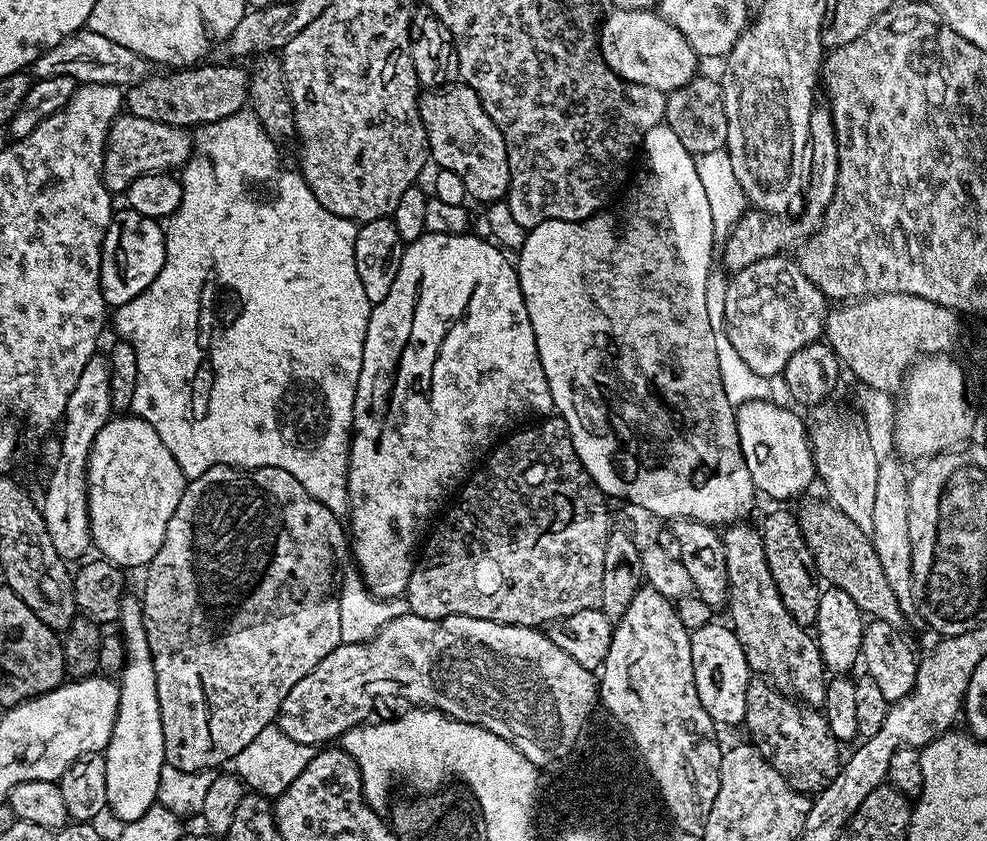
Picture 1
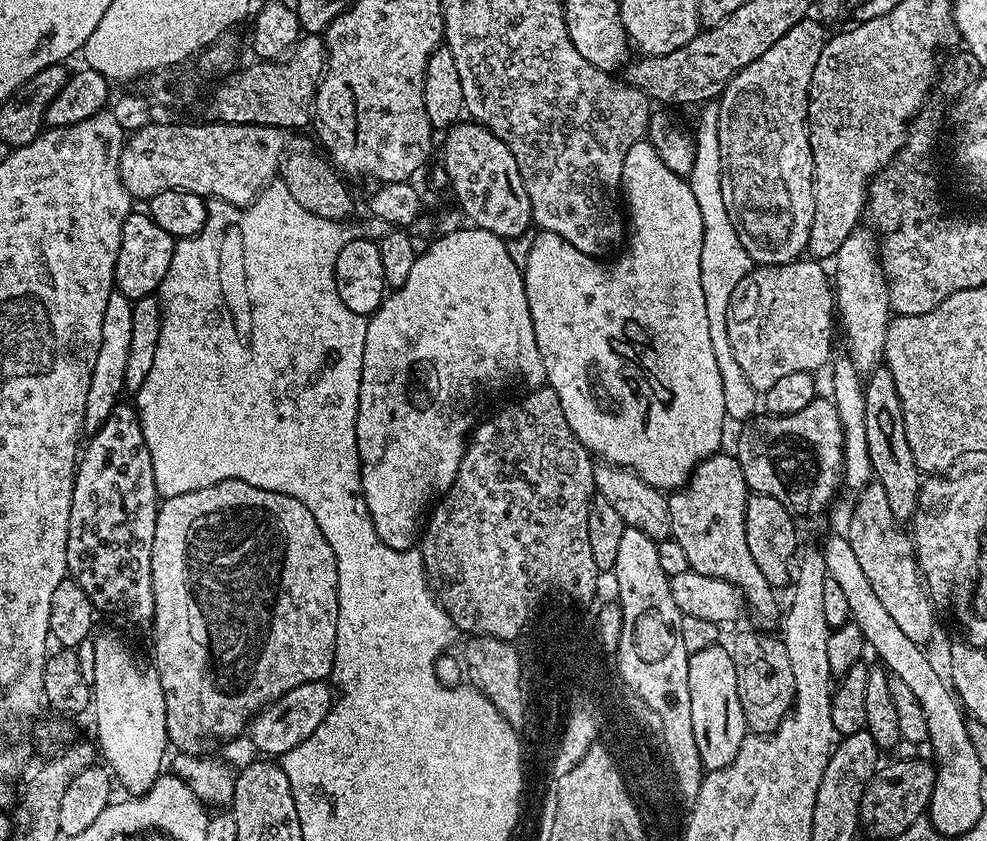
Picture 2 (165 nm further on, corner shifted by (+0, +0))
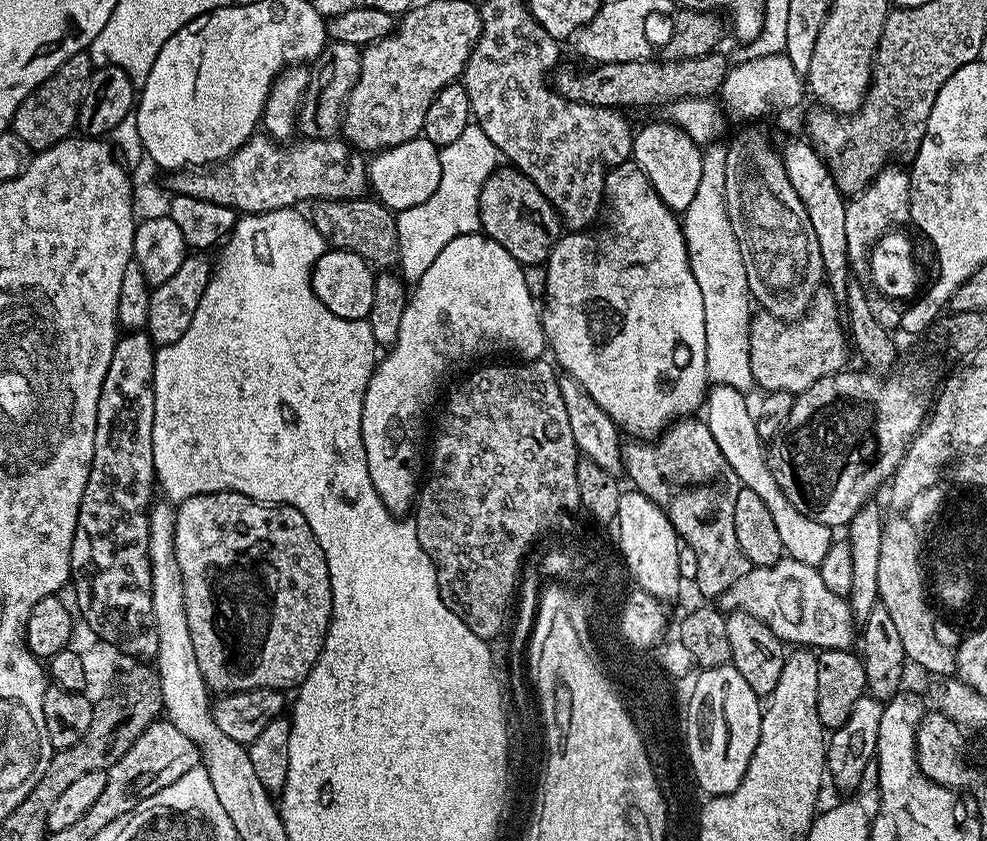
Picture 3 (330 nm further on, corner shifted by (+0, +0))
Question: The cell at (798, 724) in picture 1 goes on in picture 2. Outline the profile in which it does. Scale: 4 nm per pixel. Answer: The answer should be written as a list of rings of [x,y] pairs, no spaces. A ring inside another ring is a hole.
[[[740,632],[730,643],[734,674],[738,686],[738,698],[742,702],[742,714],[748,723],[749,733],[771,734],[784,720],[784,715],[792,709],[794,694],[794,674],[790,670],[790,658],[786,646],[779,635],[771,636],[768,632]]]

